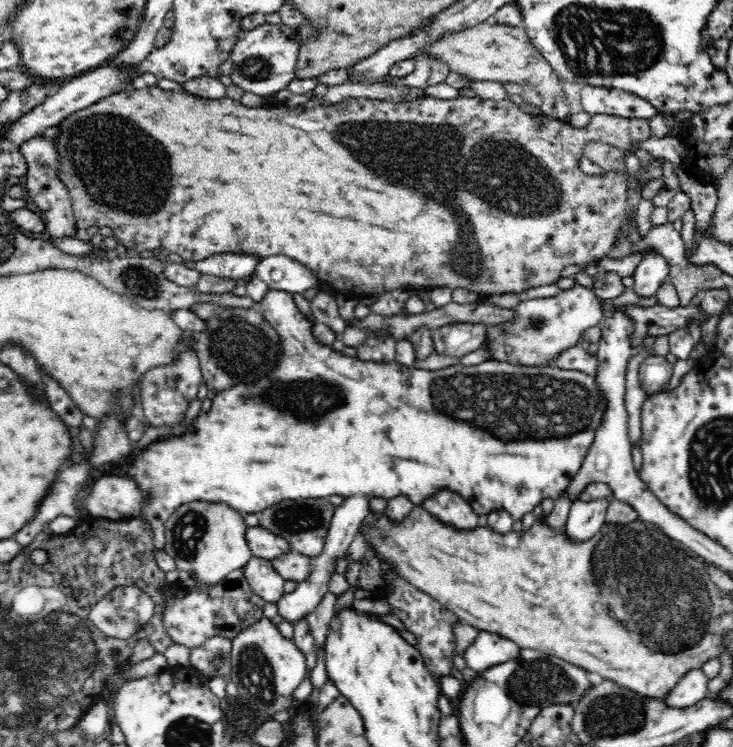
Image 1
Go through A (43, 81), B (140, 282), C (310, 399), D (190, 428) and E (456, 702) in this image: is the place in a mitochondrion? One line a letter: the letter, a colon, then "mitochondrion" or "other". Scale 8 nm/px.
A: other
B: mitochondrion
C: mitochondrion
D: other
E: other

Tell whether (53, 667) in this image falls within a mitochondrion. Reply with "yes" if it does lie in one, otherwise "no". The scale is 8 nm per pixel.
yes

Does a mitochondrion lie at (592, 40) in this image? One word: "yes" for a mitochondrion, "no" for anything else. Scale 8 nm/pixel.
yes

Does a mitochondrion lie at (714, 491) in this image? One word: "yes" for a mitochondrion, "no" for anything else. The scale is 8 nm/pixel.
yes

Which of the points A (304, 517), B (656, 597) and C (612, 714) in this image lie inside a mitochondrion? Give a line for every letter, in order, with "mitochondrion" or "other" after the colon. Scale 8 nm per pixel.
A: mitochondrion
B: mitochondrion
C: mitochondrion

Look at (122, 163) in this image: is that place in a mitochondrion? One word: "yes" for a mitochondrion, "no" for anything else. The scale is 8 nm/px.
yes

